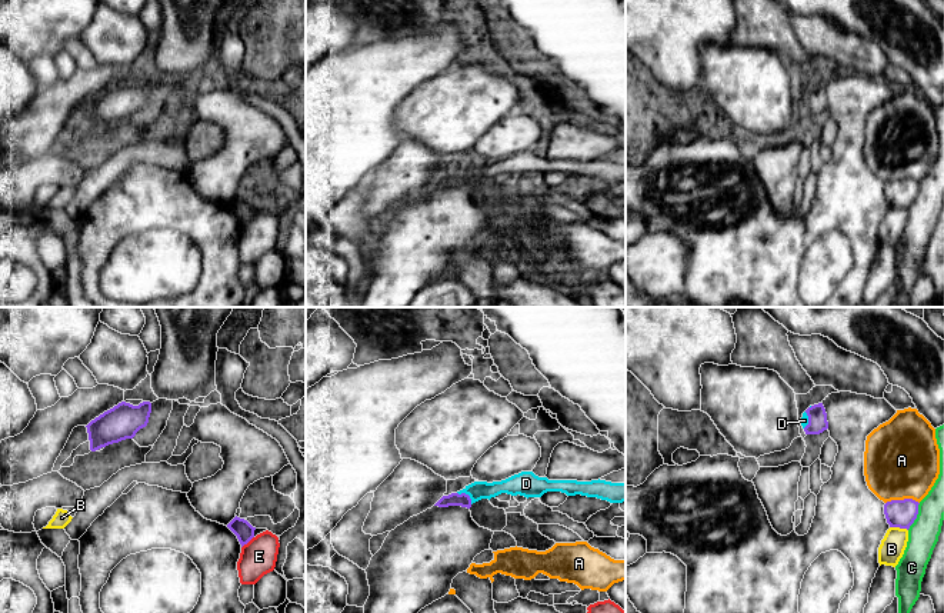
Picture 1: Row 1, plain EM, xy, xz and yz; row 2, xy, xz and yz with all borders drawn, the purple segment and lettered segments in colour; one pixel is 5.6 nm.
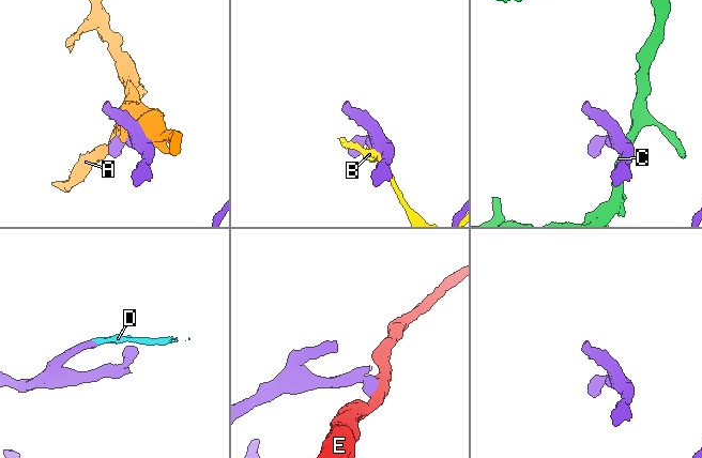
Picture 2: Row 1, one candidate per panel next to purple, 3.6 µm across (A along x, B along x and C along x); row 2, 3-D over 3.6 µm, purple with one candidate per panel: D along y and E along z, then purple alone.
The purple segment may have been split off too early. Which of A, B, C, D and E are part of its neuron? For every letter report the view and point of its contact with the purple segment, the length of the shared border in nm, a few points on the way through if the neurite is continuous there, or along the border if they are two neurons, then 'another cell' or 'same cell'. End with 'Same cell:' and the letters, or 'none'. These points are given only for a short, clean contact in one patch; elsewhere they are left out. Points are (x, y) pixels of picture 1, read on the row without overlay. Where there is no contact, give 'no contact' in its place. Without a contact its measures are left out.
A: meets purple in yz at (901, 180); contact 190 nm long; another cell
B: meets purple in yz at (899, 206); contact 110 nm long; another cell
C: meets purple in yz at (916, 196); contact 170 nm long; border along yz (920, 183), (917, 197), (907, 209); another cell
D: meets purple in xz at (467, 175); contact 110 nm long; runs through xz (454, 179), (467, 175), (477, 170); same cell
E: meets purple in xy at (247, 222); contact 100 nm long; border along xy (253, 216), (242, 227); another cell
Same cell: D

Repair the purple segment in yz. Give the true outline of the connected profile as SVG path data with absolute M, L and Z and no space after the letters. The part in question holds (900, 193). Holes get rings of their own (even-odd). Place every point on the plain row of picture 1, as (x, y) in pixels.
M913 179L891 180L884 184L884 194L890 207L910 209L918 194L918 181Z

